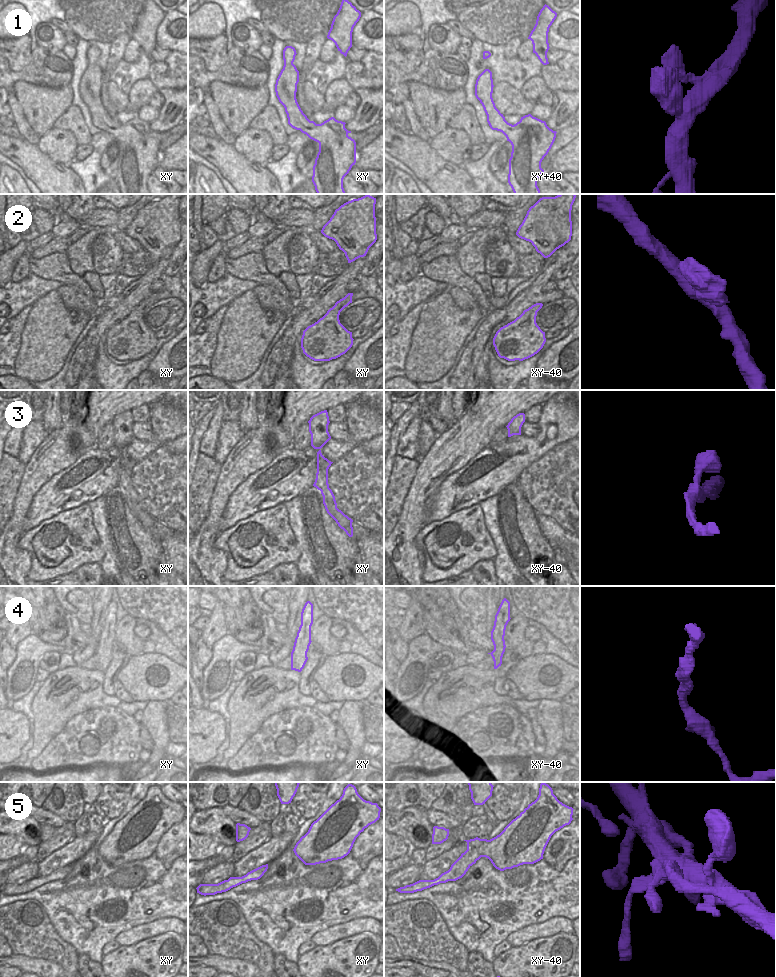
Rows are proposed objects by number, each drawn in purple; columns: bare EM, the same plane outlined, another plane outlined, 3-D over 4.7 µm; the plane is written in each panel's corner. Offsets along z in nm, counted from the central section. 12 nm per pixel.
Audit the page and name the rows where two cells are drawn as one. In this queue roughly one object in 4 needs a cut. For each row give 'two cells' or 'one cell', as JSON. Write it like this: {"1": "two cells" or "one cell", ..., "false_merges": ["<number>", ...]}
{"1": "one cell", "2": "one cell", "3": "one cell", "4": "one cell", "5": "one cell", "false_merges": []}

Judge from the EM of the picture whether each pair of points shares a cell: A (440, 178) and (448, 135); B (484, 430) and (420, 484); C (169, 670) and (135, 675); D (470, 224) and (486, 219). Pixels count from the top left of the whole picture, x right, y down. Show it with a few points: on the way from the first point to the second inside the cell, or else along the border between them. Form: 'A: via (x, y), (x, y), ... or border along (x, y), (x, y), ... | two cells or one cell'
A: border along (428, 142), (441, 157), (458, 166) | two cells
B: via (468, 436), (436, 468) | one cell
C: via (161, 664), (154, 663), (144, 671) | one cell
D: via (474, 222), (482, 219) | one cell

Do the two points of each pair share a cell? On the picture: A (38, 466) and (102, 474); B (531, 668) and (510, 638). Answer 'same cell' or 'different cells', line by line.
A: different cells
B: different cells

